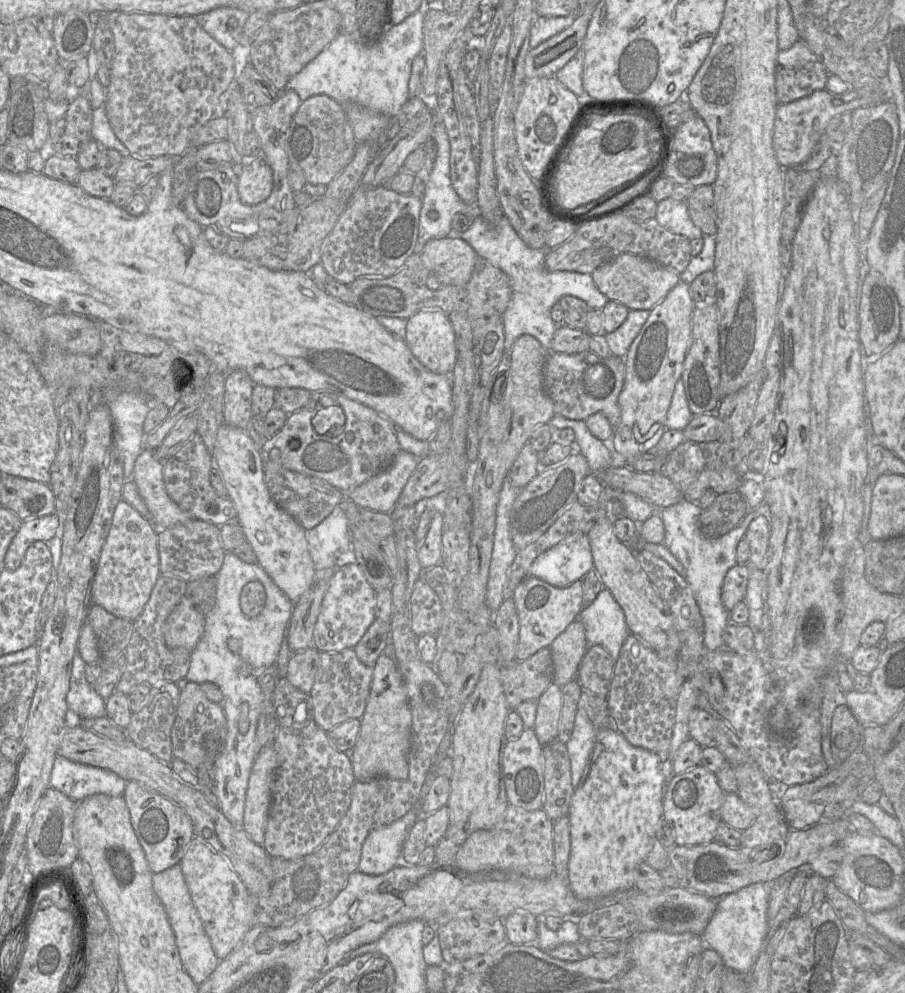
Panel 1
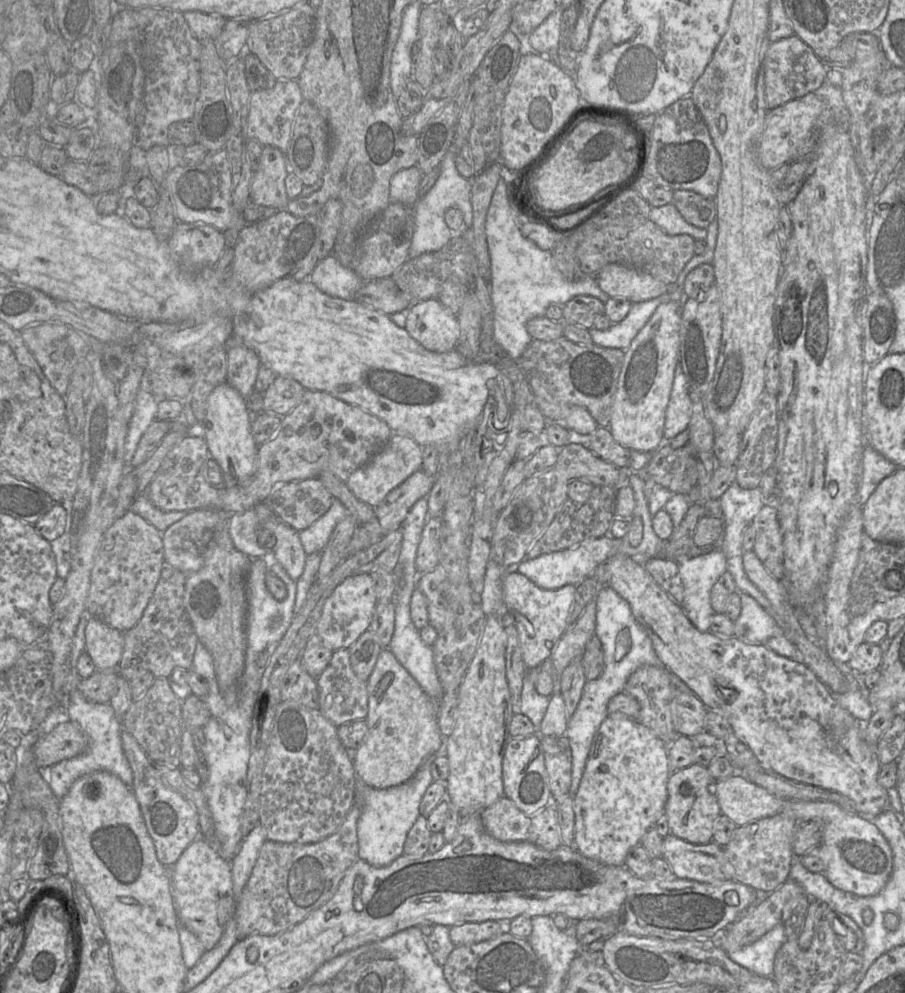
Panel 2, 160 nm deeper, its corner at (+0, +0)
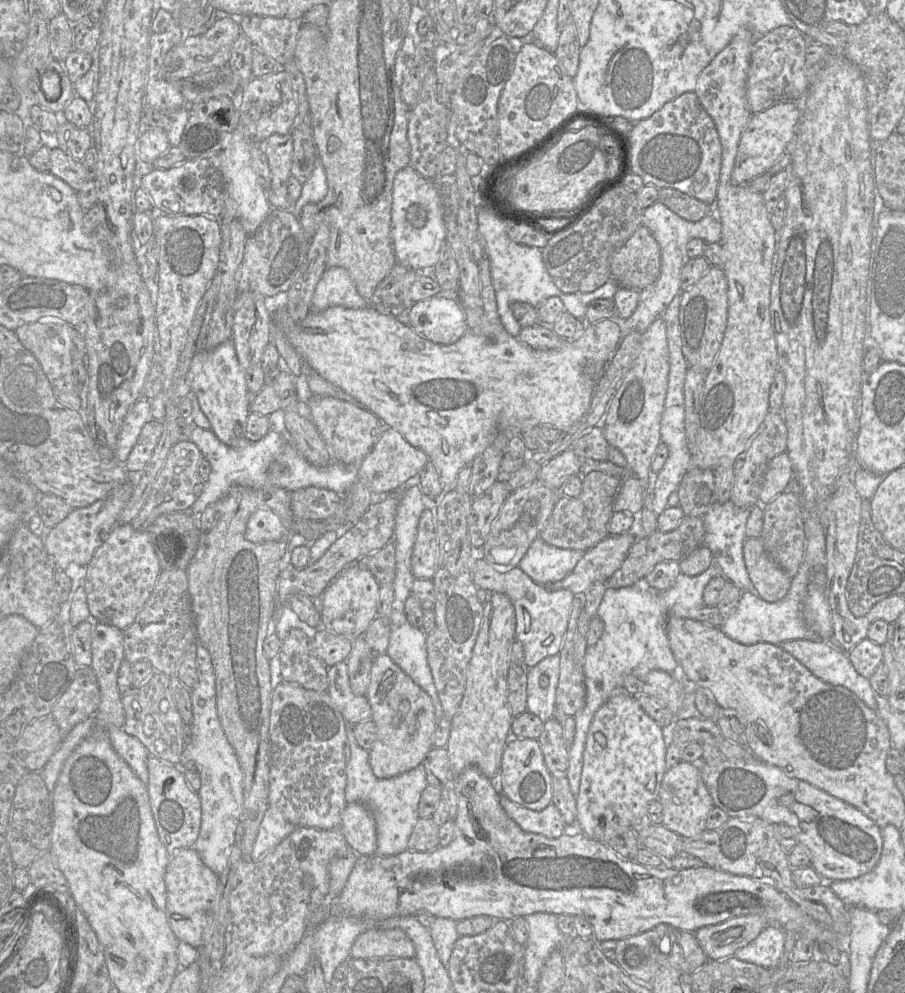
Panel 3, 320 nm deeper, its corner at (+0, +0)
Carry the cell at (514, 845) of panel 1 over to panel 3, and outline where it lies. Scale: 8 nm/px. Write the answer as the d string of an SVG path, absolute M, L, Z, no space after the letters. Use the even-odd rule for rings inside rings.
M502 792L499 802L507 816L525 832L541 834L550 839L557 839L564 832L565 821L552 803L542 811L534 811L513 802Z

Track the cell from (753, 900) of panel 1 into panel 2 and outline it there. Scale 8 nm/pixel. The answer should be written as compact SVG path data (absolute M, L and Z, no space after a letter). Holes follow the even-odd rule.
M780 923L752 944L737 951L727 952L727 955L733 962L750 972L771 977L776 953L785 941L784 925Z

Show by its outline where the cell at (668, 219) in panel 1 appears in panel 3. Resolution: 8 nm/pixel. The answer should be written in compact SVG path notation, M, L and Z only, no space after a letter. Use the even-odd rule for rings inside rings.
M660 201L644 209L642 224L650 230L659 244L661 251L660 275L655 283L640 291L637 308L628 319L619 316L610 318L619 324L621 339L632 332L643 334L653 321L662 316L675 295L682 292L681 271L690 259L686 251L687 243L696 238L705 243L715 243L721 242L722 238L720 219L707 215L698 222L690 222L675 214Z

